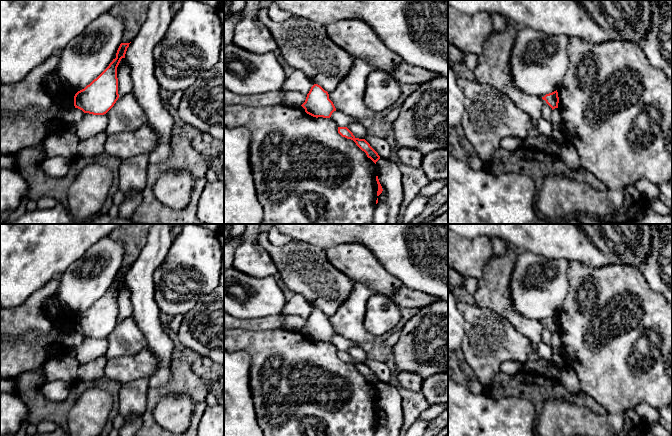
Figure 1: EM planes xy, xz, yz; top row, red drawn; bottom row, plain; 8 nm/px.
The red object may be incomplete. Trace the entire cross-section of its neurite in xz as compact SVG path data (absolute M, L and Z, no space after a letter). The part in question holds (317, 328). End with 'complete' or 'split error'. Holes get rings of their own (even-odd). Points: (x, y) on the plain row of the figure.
M314 308L307 318L305 326L301 329L305 336L313 341L330 342L336 335L329 318L320 309Z; complete

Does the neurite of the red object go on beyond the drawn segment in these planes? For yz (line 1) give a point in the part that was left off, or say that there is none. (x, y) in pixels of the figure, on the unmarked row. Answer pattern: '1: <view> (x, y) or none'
1: none

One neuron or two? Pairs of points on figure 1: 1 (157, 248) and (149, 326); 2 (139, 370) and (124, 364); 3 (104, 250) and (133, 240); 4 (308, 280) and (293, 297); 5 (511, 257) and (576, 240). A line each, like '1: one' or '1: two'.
1: one
2: one
3: two
4: two
5: two

